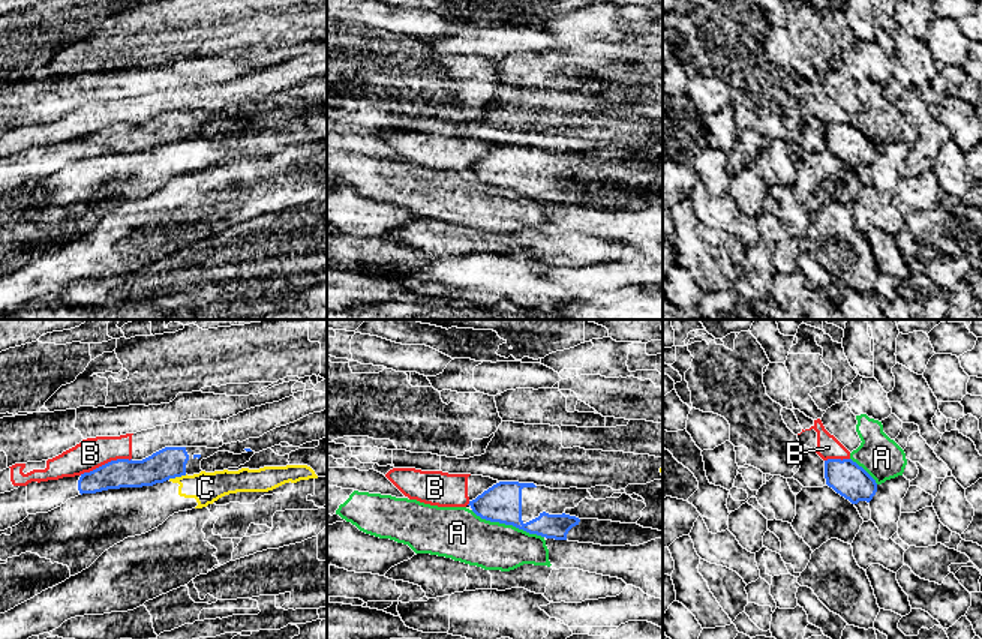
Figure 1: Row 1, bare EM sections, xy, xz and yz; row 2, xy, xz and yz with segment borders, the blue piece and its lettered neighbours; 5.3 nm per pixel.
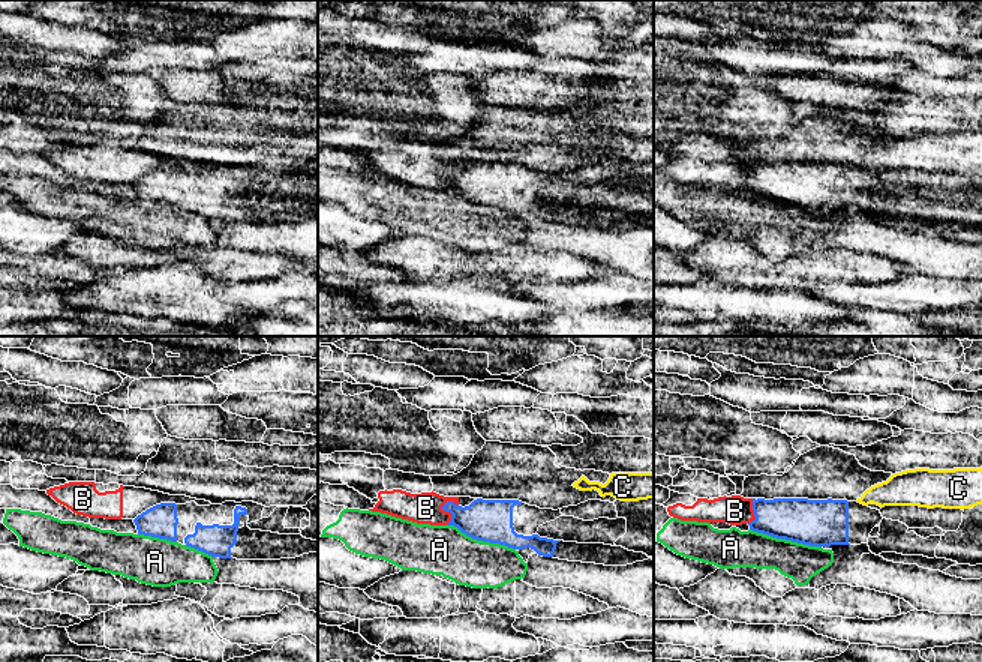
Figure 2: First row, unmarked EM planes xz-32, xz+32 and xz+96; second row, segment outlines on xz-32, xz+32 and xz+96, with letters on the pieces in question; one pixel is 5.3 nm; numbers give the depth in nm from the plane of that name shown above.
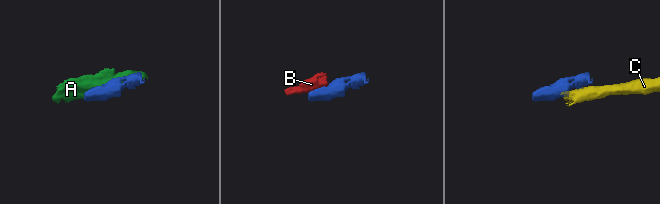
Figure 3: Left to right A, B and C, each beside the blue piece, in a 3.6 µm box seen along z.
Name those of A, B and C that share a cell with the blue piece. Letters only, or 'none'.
none

